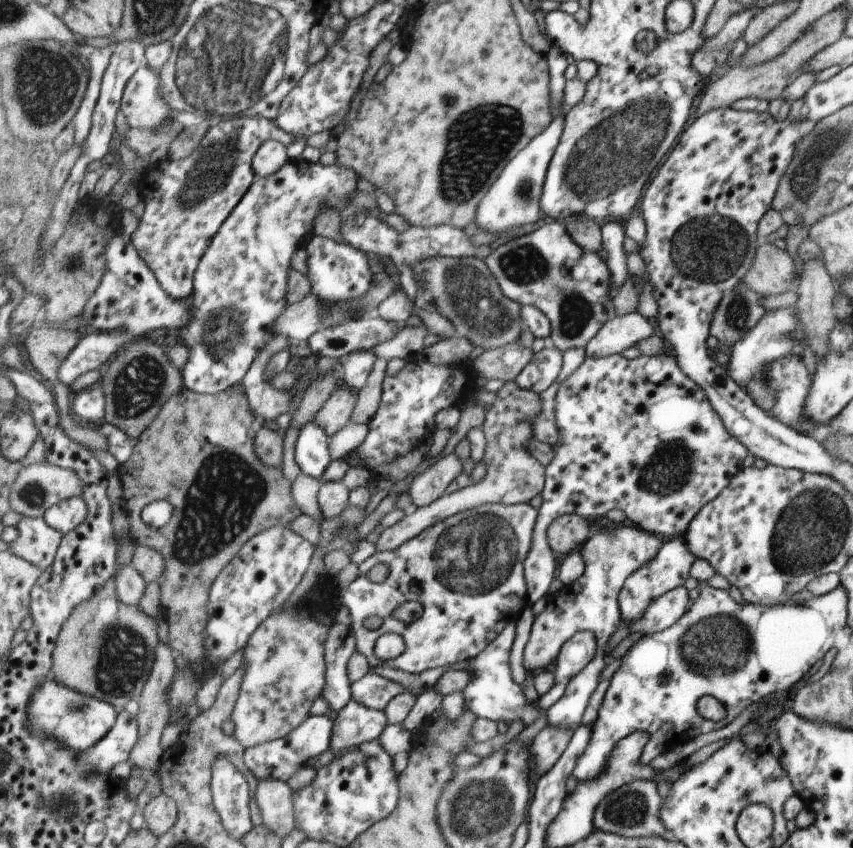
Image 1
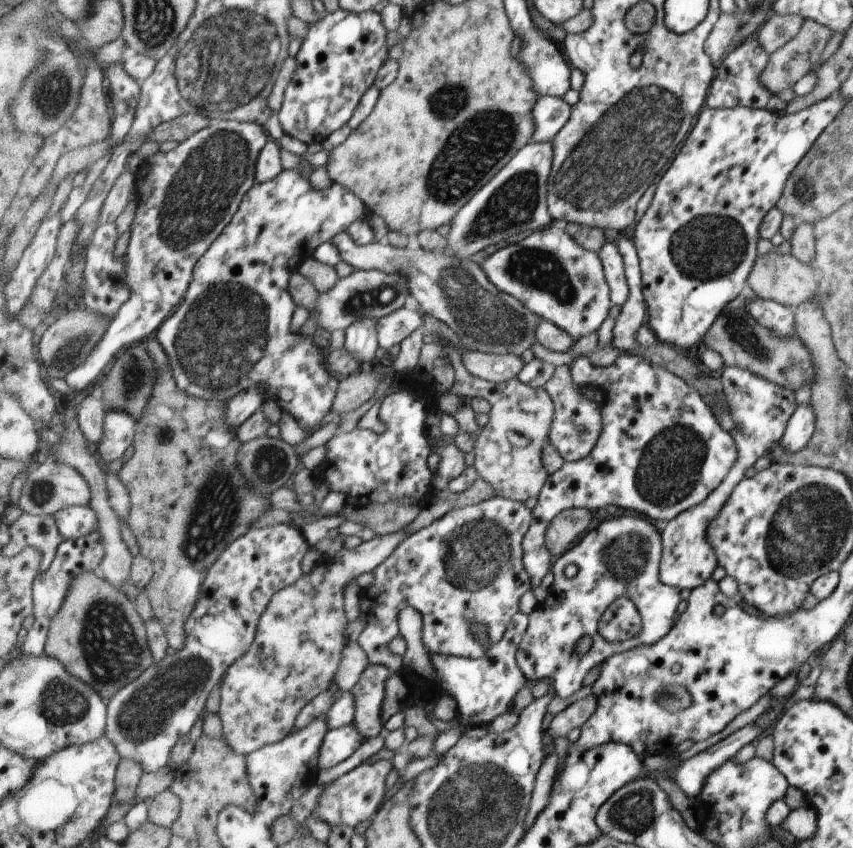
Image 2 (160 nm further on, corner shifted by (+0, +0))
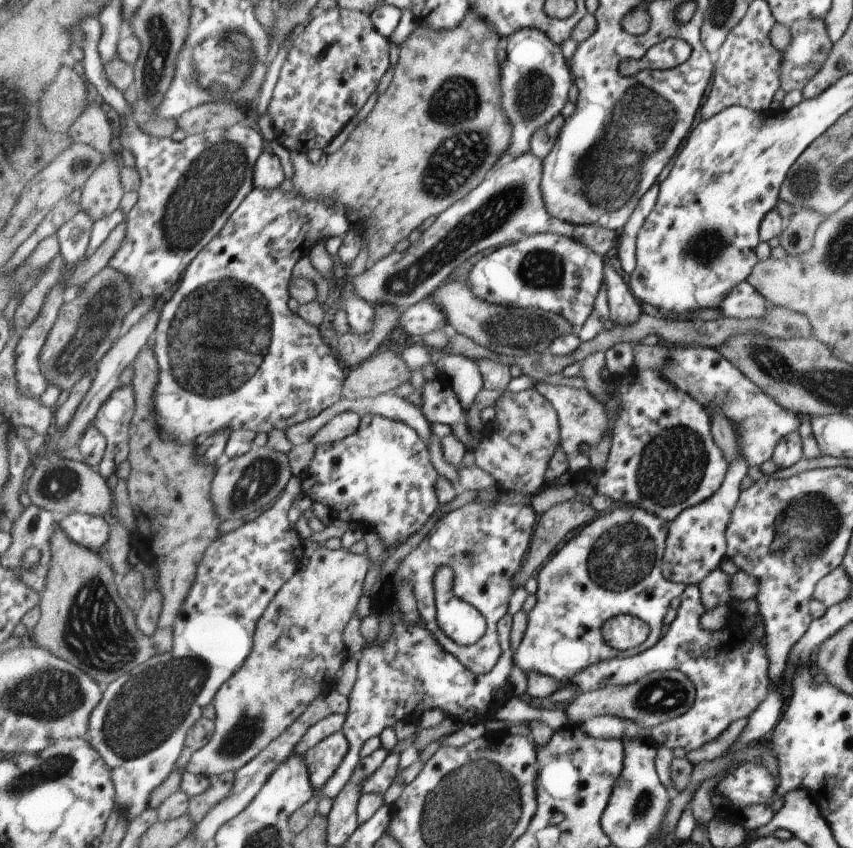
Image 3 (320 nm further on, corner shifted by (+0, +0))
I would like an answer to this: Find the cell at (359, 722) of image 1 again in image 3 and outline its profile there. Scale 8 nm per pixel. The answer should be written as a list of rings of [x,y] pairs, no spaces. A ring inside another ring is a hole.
[[[343,730],[328,736],[321,743],[310,748],[304,759],[309,769],[311,784],[319,792],[330,782],[345,758],[350,744]]]

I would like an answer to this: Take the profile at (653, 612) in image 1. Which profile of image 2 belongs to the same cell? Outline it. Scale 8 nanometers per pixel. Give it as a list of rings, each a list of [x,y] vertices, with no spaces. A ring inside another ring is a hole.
[[[618,512],[591,529],[575,548],[558,557],[550,574],[550,592],[530,614],[526,635],[516,654],[527,680],[531,684],[550,680],[555,694],[569,698],[583,688],[585,676],[597,664],[601,666],[612,656],[663,638],[674,624],[680,589],[664,585],[659,580],[661,552],[661,533],[649,519],[629,512]],[[567,564],[575,564],[579,568],[572,579],[565,576]],[[619,596],[633,599],[641,619],[641,632],[626,641],[607,642],[599,634],[599,620]],[[583,637],[591,637],[592,645],[587,654],[578,655],[576,646]]]

